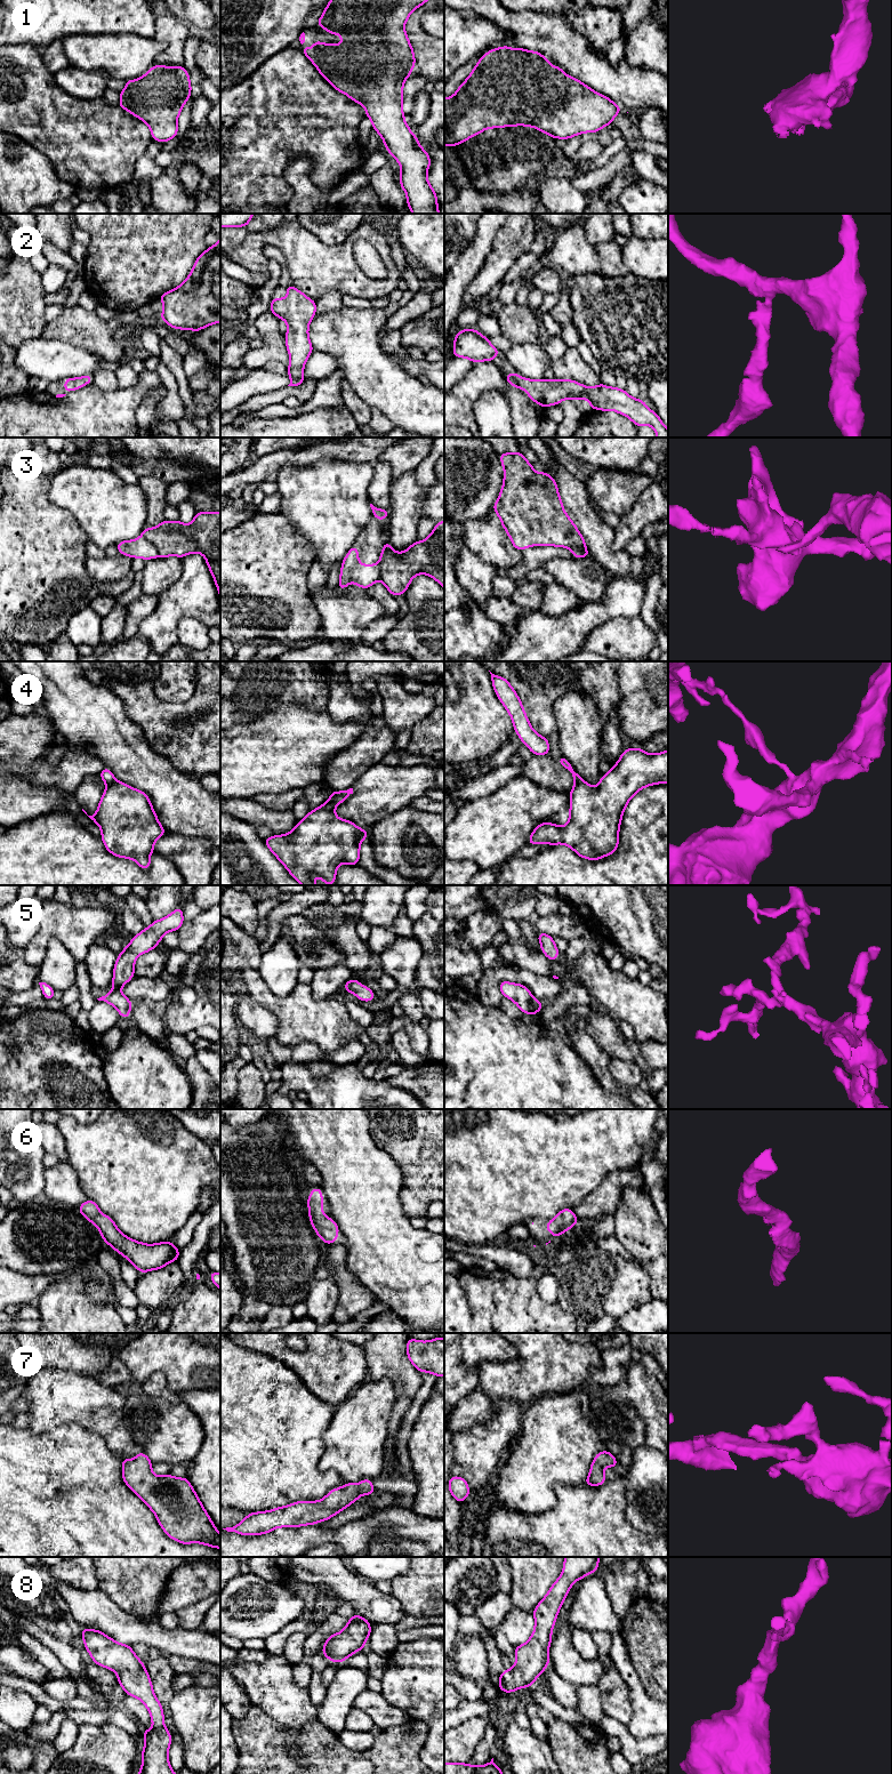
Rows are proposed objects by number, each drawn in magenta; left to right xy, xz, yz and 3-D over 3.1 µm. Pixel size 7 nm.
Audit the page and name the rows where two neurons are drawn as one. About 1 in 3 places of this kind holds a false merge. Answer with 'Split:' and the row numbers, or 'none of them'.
Split: 3, 4

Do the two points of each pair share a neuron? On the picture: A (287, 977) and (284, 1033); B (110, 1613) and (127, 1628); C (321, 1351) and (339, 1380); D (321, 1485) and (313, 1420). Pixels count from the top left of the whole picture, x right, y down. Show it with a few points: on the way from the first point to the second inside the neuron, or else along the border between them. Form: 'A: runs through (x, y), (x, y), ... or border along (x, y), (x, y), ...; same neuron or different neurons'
A: border along (263, 980), (273, 993), (282, 996), (298, 984); different neurons
B: runs through (114, 1618), (122, 1626); same neuron
C: runs through (327, 1358), (329, 1366), (336, 1373); same neuron
D: runs through (310, 1469), (310, 1436); same neuron

